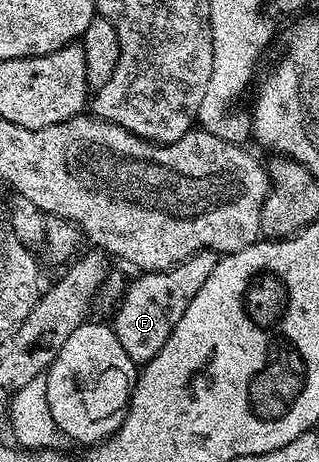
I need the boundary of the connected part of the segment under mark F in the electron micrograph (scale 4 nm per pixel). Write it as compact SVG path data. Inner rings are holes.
M202 250L167 270L139 273L138 279L127 285L124 297L117 303L118 315L112 321L112 329L116 340L120 340L124 352L128 352L135 364L150 362L158 355L160 348L164 348L176 324L180 324L180 316L184 316L188 304L192 304L192 296L196 296L204 280L212 276L212 268L216 268L218 259L219 255L213 250Z

